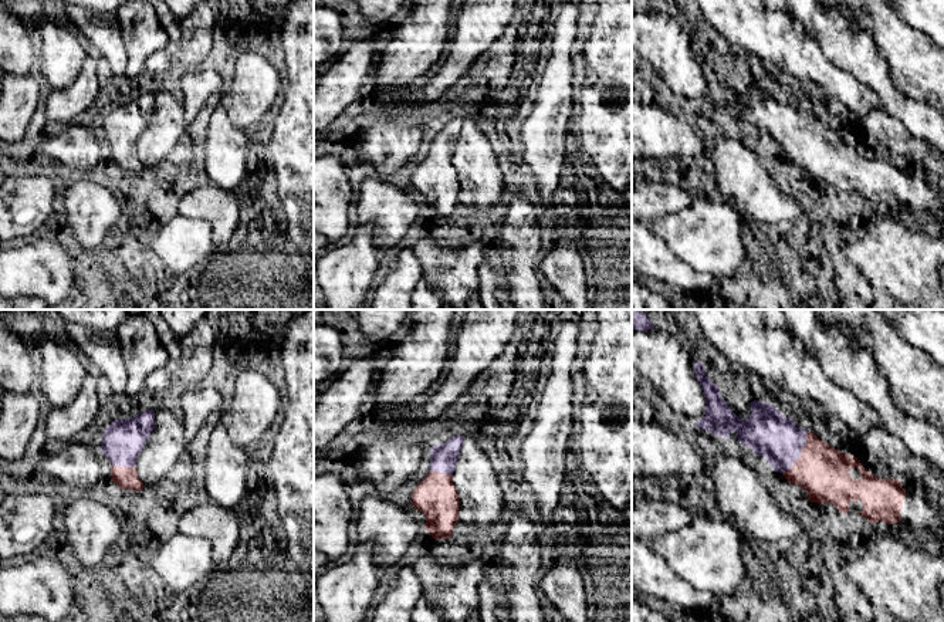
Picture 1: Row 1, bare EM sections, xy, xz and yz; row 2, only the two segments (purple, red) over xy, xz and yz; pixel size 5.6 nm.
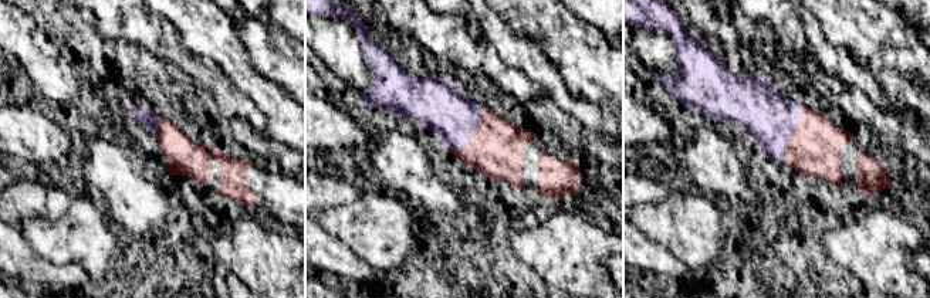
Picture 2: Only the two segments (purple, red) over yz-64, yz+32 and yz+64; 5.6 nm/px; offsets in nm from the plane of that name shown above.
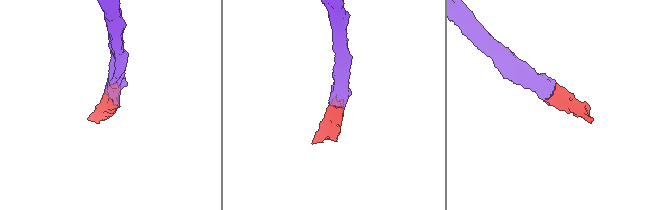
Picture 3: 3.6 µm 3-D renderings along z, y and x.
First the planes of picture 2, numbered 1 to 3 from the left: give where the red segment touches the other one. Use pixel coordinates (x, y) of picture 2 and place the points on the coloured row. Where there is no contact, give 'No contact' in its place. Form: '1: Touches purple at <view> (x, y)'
1: Touches purple at yz-64 (155, 127)
2: Touches purple at yz+32 (473, 134)
3: Touches purple at yz+64 (791, 134)

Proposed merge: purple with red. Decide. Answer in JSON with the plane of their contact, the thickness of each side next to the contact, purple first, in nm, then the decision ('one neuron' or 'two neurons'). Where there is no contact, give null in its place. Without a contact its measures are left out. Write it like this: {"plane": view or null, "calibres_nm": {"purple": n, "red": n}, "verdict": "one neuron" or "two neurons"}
{"plane": "yz", "calibres_nm": {"purple": 260, "red": 280}, "verdict": "one neuron"}

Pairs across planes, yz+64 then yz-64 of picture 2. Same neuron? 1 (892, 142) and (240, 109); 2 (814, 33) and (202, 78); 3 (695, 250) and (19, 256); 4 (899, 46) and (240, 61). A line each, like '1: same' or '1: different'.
1: different
2: different
3: different
4: different

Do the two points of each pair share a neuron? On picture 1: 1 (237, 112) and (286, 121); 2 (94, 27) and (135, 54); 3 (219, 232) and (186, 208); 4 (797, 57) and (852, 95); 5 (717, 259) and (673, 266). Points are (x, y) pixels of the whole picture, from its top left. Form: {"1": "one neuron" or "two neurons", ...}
{"1": "two neurons", "2": "two neurons", "3": "one neuron", "4": "one neuron", "5": "two neurons"}

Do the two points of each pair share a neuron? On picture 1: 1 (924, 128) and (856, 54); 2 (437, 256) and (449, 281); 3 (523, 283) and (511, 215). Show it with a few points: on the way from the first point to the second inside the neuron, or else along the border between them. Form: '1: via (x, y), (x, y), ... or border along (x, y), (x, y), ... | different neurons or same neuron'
1: via (906, 110), (885, 90), (873, 73) | same neuron
2: via (437, 262), (449, 276) | same neuron
3: via (518, 266), (518, 232) | same neuron

